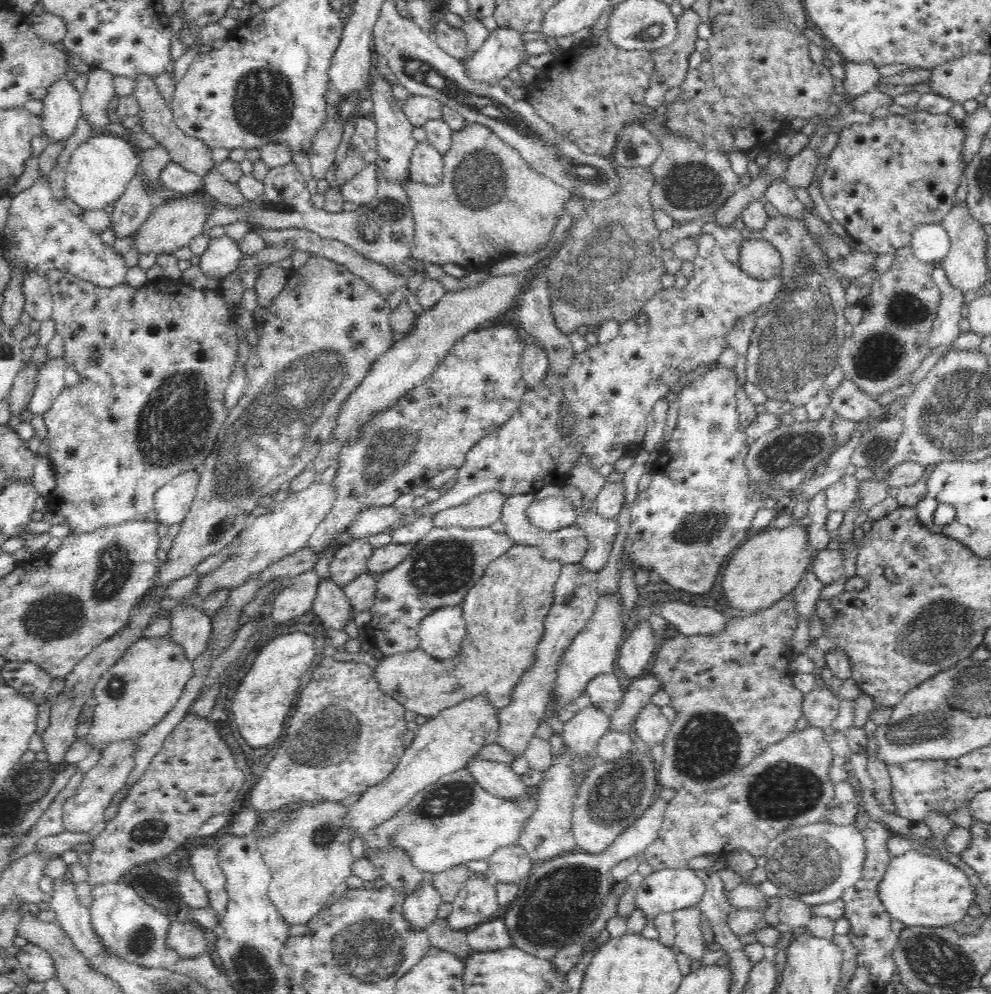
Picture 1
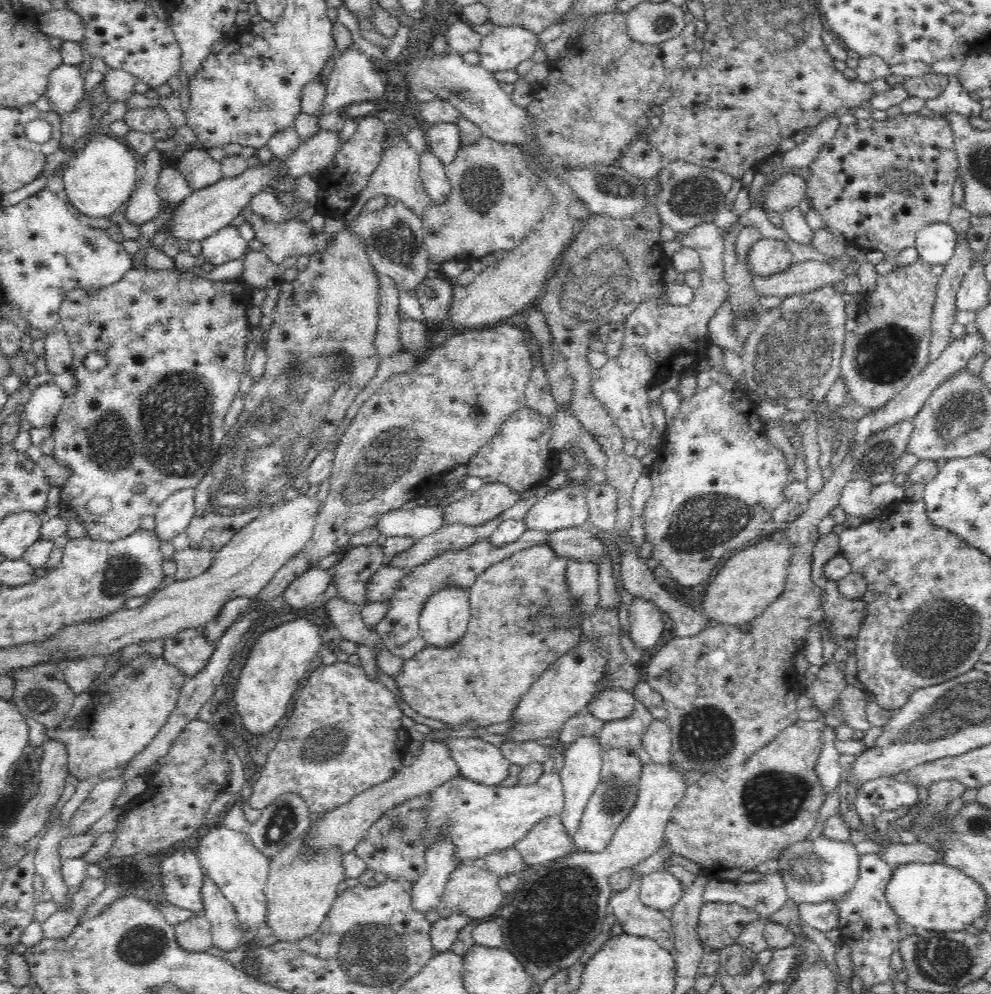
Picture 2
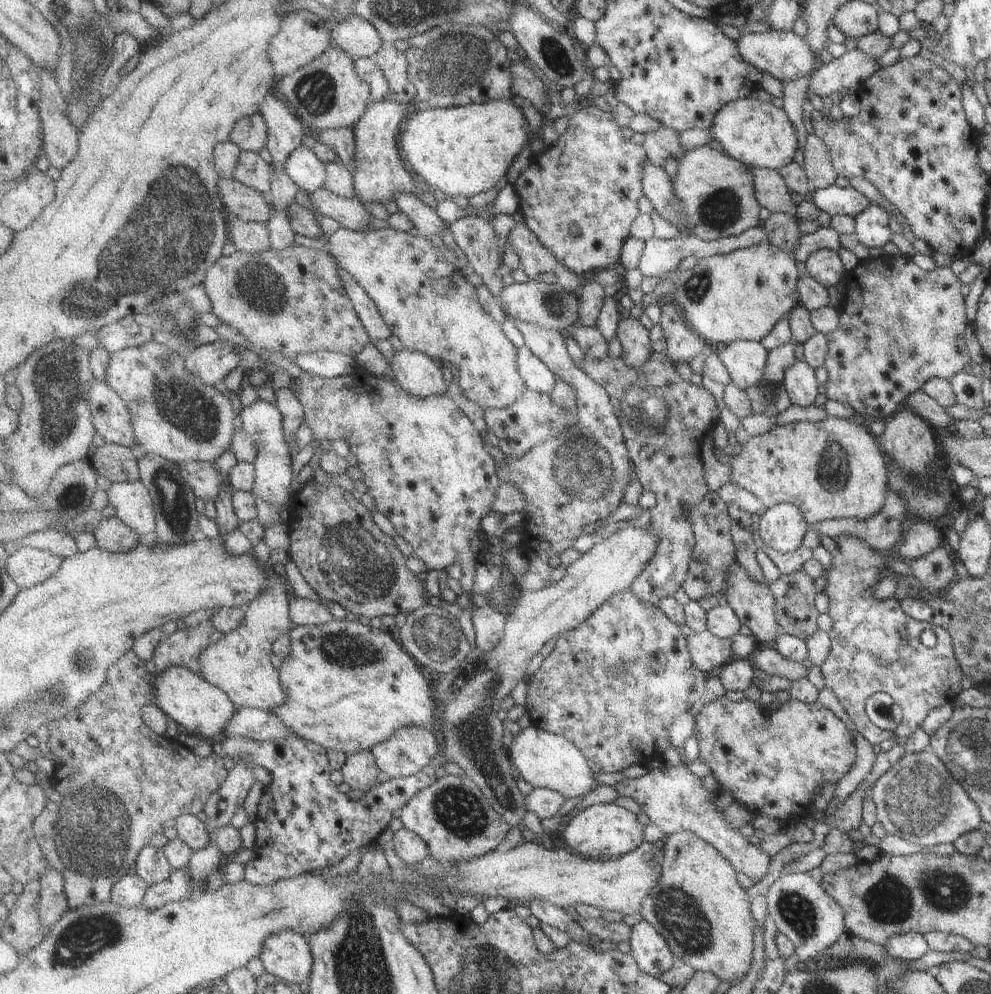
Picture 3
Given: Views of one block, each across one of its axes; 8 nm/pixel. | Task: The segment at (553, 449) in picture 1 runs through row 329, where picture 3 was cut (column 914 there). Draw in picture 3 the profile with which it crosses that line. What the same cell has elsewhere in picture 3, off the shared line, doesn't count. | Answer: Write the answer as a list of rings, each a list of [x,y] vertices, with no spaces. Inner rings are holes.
[[[853,537],[834,539],[838,544],[838,551],[831,554],[833,562],[830,568],[824,570],[828,575],[828,586],[824,590],[830,598],[828,616],[834,623],[828,632],[832,647],[828,659],[820,666],[829,688],[838,698],[846,713],[858,730],[858,733],[872,746],[880,745],[884,740],[894,741],[896,745],[904,745],[910,734],[922,727],[922,723],[929,712],[937,707],[952,703],[963,691],[961,680],[963,671],[955,656],[953,639],[946,630],[927,622],[919,622],[906,615],[901,610],[901,604],[896,598],[877,600],[872,591],[881,580],[886,569],[886,560]],[[924,630],[930,630],[938,639],[934,648],[927,648],[920,641]],[[877,693],[888,694],[899,706],[903,713],[902,723],[894,731],[884,731],[877,728],[868,718],[864,710],[864,702],[868,697]]]

